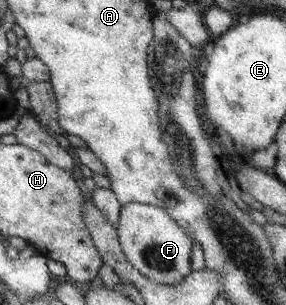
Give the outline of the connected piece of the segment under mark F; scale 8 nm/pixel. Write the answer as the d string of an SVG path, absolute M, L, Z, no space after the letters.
M144 203L122 204L118 219L118 239L132 267L156 283L177 285L192 273L193 239L164 208Z

